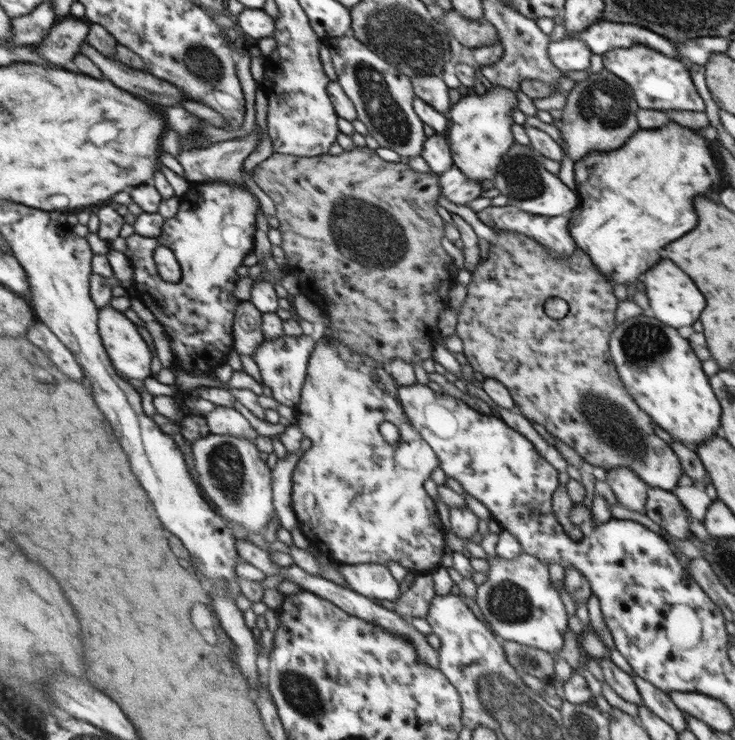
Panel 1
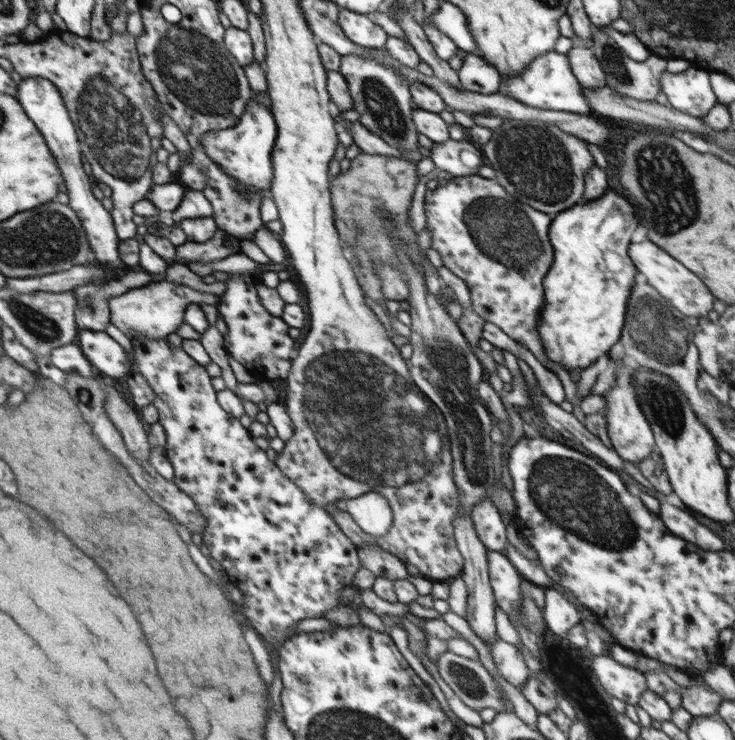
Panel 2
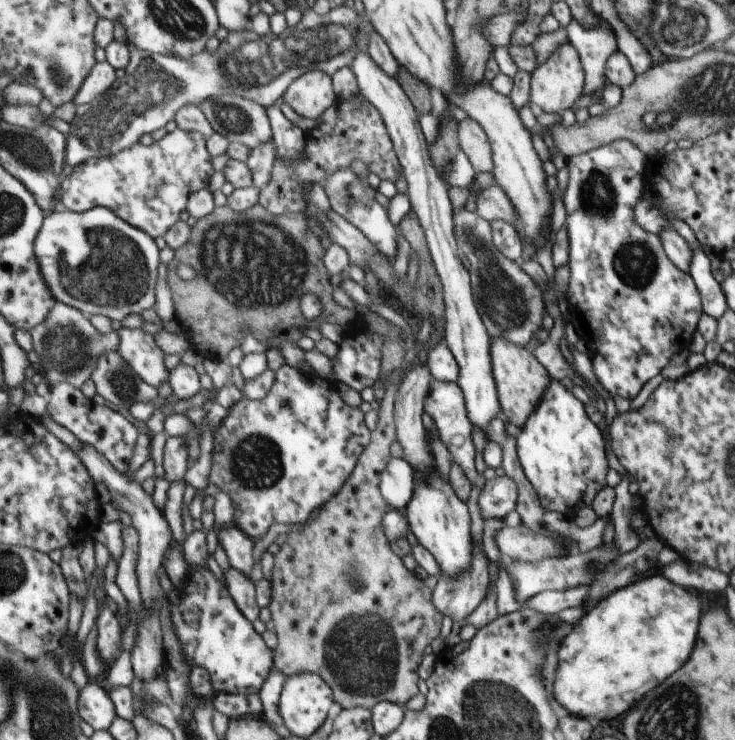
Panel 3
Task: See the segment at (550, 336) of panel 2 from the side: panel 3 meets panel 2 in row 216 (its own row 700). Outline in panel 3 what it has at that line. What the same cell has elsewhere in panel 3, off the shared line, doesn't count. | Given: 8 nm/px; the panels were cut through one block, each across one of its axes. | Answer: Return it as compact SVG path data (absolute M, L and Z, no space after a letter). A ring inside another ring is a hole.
M662 576L646 578L616 590L606 600L598 602L596 610L586 612L564 637L558 650L558 666L549 683L551 697L570 714L586 720L596 718L599 722L622 716L646 692L654 690L658 682L664 682L686 662L686 656L690 656L690 650L694 648L700 614L702 604L690 592L674 586Z

